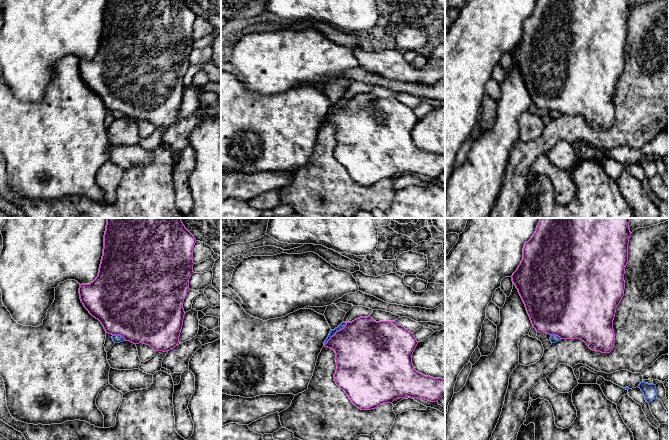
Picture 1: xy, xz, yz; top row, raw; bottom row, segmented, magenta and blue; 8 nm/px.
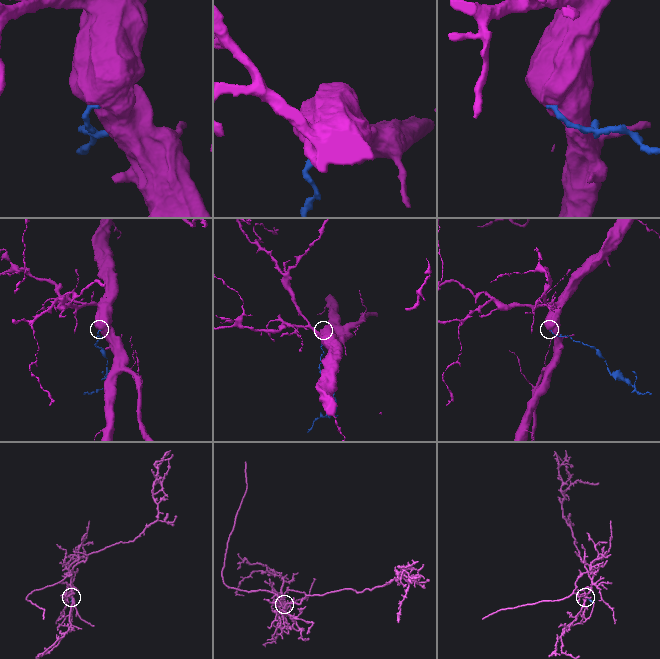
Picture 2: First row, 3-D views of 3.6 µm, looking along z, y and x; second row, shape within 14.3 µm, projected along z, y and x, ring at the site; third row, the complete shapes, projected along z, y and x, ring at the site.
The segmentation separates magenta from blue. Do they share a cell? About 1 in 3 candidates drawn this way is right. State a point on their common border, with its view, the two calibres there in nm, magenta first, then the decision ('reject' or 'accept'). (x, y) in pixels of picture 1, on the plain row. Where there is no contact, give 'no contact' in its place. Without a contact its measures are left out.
xz (335, 109) | 440/50 nm | reject

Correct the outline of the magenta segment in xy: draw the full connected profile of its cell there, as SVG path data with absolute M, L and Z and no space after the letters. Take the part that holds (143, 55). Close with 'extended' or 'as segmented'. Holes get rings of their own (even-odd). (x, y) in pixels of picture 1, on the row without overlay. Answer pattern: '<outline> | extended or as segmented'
M107 0L104 11L104 25L103 32L99 44L99 49L96 55L90 60L81 60L79 70L81 78L89 89L98 95L103 101L106 109L112 111L120 111L126 117L134 120L147 120L155 127L168 128L175 124L179 119L179 112L181 109L184 85L183 78L189 68L189 55L193 48L193 25L196 19L194 12L185 4L183 0Z | as segmented

